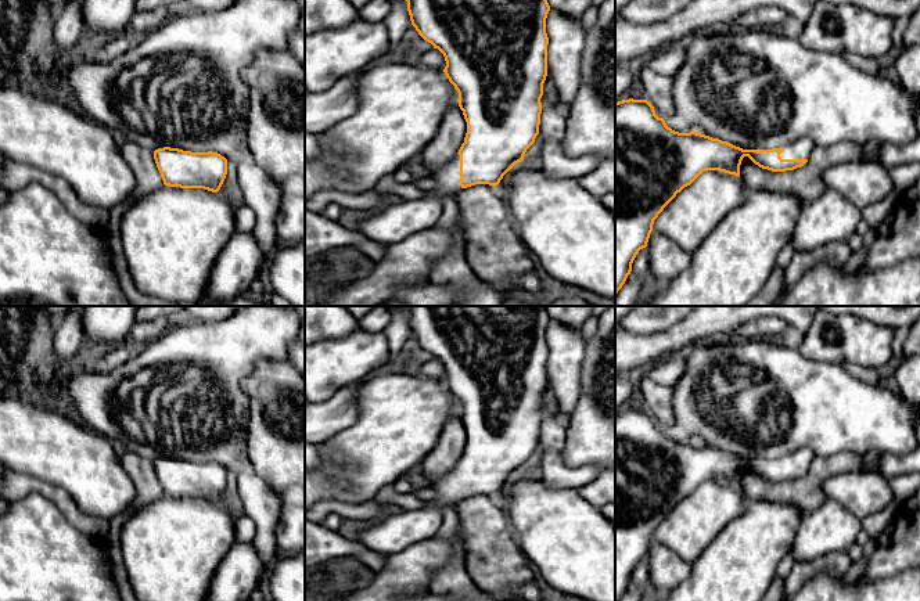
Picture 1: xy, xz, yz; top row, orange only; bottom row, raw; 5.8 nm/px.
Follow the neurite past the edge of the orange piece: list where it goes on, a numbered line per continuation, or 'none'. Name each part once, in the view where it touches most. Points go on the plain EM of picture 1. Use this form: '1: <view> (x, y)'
1: yz (801, 459)

